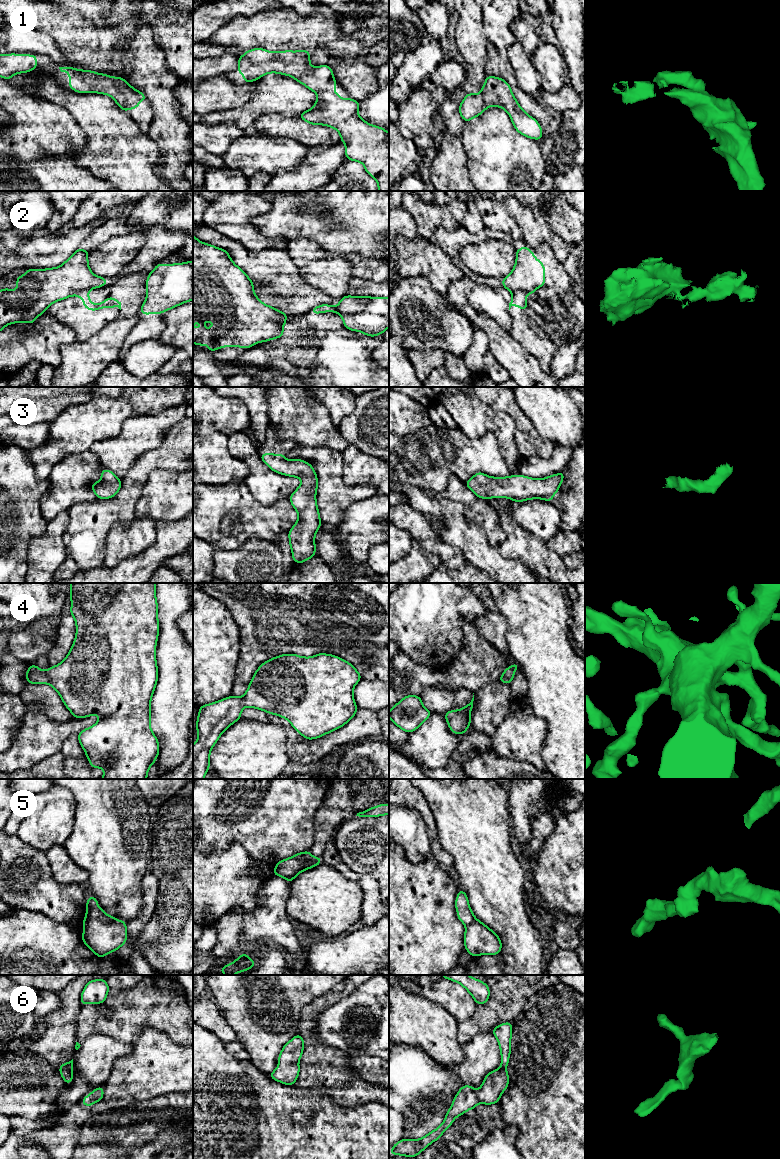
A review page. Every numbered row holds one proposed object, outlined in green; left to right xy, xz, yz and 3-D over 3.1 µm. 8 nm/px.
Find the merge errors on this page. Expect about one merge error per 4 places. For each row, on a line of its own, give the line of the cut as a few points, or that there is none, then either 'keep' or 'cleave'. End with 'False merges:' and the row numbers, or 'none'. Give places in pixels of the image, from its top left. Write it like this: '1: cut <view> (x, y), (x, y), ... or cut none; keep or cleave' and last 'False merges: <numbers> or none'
1: cut none; keep
2: cut xy (89, 289), (77, 291), (74, 294); cleave
3: cut none; keep
4: cut none; keep
5: cut xy (86, 916), (106, 922), (116, 920); cleave
6: cut none; keep
False merges: 2, 5

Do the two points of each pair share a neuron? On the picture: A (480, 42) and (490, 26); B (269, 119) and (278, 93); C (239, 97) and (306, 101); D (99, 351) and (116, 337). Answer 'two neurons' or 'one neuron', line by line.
A: two neurons
B: two neurons
C: two neurons
D: one neuron

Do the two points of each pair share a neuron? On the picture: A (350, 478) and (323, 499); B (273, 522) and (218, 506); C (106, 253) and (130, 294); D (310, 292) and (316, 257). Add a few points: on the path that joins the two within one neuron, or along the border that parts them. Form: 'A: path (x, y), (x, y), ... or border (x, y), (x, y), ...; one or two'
A: border (341, 475), (346, 484), (367, 484); two
B: path (259, 519), (244, 504), (232, 504); one
C: border (119, 273), (105, 277); two
D: border (297, 266), (300, 275), (310, 285), (332, 296); two

